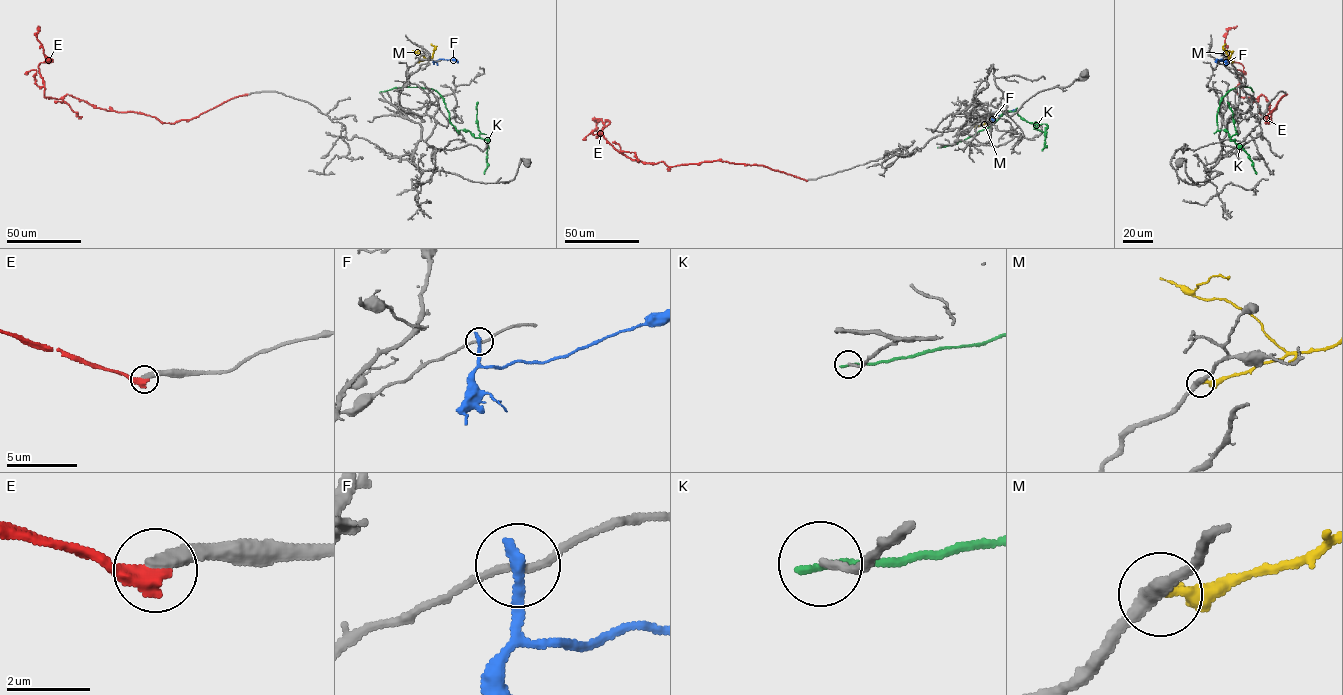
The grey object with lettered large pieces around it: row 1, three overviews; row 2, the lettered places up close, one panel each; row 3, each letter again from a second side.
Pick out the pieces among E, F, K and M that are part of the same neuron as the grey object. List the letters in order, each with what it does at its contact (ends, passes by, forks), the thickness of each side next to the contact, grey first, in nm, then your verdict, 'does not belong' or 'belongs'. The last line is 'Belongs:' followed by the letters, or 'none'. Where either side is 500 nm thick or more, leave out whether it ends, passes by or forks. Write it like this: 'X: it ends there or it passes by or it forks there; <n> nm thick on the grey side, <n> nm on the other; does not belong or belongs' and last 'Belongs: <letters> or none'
E: 360 nm thick on the grey side, 500 nm on the other; does not belong
F: it ends there; 170 nm thick on the grey side, 320 nm on the other; does not belong
K: it ends there; 170 nm thick on the grey side, 240 nm on the other; does not belong
M: it ends there; 320 nm thick on the grey side, 240 nm on the other; belongs
Belongs: M

